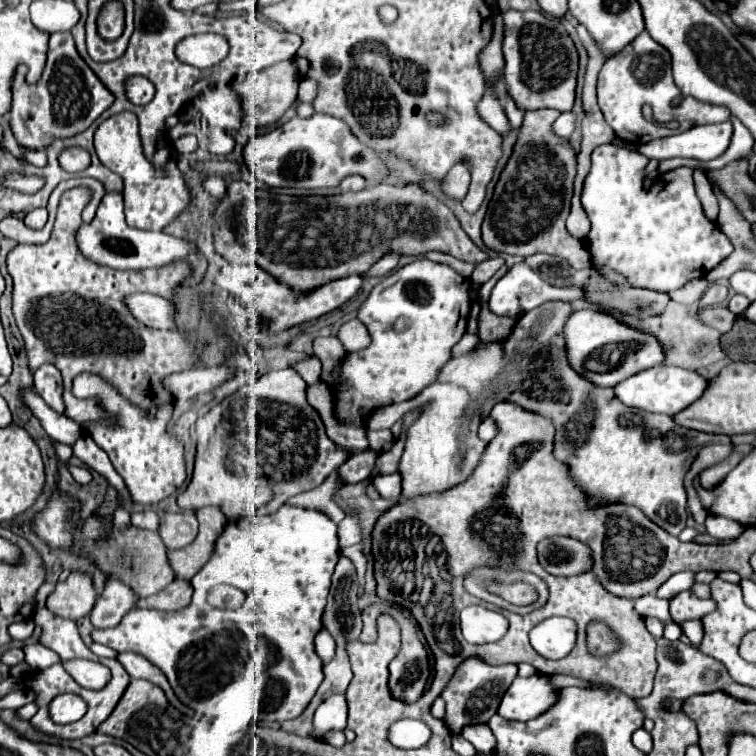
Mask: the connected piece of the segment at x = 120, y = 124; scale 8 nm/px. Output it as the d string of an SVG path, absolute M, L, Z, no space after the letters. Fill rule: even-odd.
M120 112L104 120L94 132L94 148L106 168L124 178L124 214L128 226L162 230L190 204L192 196L182 180L176 162L170 160L166 164L166 170L158 172L146 160L138 134L138 118L134 116L134 112Z

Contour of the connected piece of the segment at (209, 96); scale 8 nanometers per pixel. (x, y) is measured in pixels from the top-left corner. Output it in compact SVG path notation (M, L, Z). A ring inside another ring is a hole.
M214 86L212 92L200 94L194 100L194 106L202 112L202 116L224 130L238 130L242 128L242 104L240 98L236 96L234 90L230 90L228 86L218 88Z

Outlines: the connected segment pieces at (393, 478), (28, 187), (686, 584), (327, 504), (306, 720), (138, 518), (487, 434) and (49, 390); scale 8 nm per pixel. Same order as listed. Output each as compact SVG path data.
M394 472L394 474L388 474L388 476L374 478L374 480L372 480L372 486L378 490L378 494L380 494L382 498L398 498L398 496L400 496L400 490L402 490L400 474Z
M6 176L4 184L6 184L8 188L16 188L16 190L20 190L20 192L36 192L36 190L42 186L42 180L36 178L36 176L20 176L20 178L16 178L16 176Z
M678 572L678 574L674 574L672 578L668 578L668 580L658 588L656 596L658 596L658 598L670 598L670 596L682 592L682 590L688 590L688 588L694 586L694 582L696 582L694 578L696 578L694 572Z
M334 472L322 486L310 490L310 492L304 492L304 494L298 494L294 496L292 500L288 500L288 504L298 504L302 508L312 508L312 510L318 510L318 512L324 512L326 516L330 516L336 524L344 518L344 510L336 504L336 494L338 490L344 486L346 482L342 480L342 476L338 472Z
M318 690L316 696L312 698L312 702L308 704L308 708L298 718L284 722L284 730L298 734L298 736L310 736L312 734L312 716L322 700L324 700L324 690Z
M138 512L138 514L132 514L132 526L140 528L140 530L156 532L158 526L160 526L160 514L156 514L156 512Z
M490 417L484 419L478 427L478 436L483 441L489 442L493 439L499 431L499 427L496 422Z
M42 364L34 372L34 388L38 388L38 394L54 408L58 414L64 414L64 404L62 404L62 376L58 368L50 364Z

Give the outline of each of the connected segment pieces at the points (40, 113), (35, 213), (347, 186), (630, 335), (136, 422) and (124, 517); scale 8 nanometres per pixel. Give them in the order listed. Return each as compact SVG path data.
M56 32L50 38L46 68L38 84L26 84L28 68L22 65L23 72L19 72L18 66L12 84L10 130L16 142L26 150L46 150L50 140L70 138L84 132L114 102L114 94L78 56L70 32Z
M32 210L30 214L26 214L26 218L24 218L24 224L28 226L28 228L34 228L34 230L38 230L38 228L42 228L44 224L46 224L46 220L48 220L48 212L46 210Z
M354 174L354 176L348 176L342 180L340 190L342 192L358 192L358 190L364 190L364 186L366 186L366 180L362 176Z
M606 310L574 312L564 328L564 336L570 364L574 364L576 372L582 372L582 376L598 386L616 386L628 376L664 364L666 360L666 350L654 334L632 328Z
M78 374L74 378L72 393L76 398L97 398L106 412L113 414L113 420L118 420L116 426L108 424L90 424L86 426L92 440L110 456L114 470L124 478L132 498L136 504L158 504L172 492L176 492L186 478L186 462L184 448L166 432L166 424L172 418L172 408L164 406L156 412L154 418L146 416L136 404L126 400L112 384L108 384L98 374Z
M121 505L113 513L113 524L118 531L123 531L130 525L130 514Z

